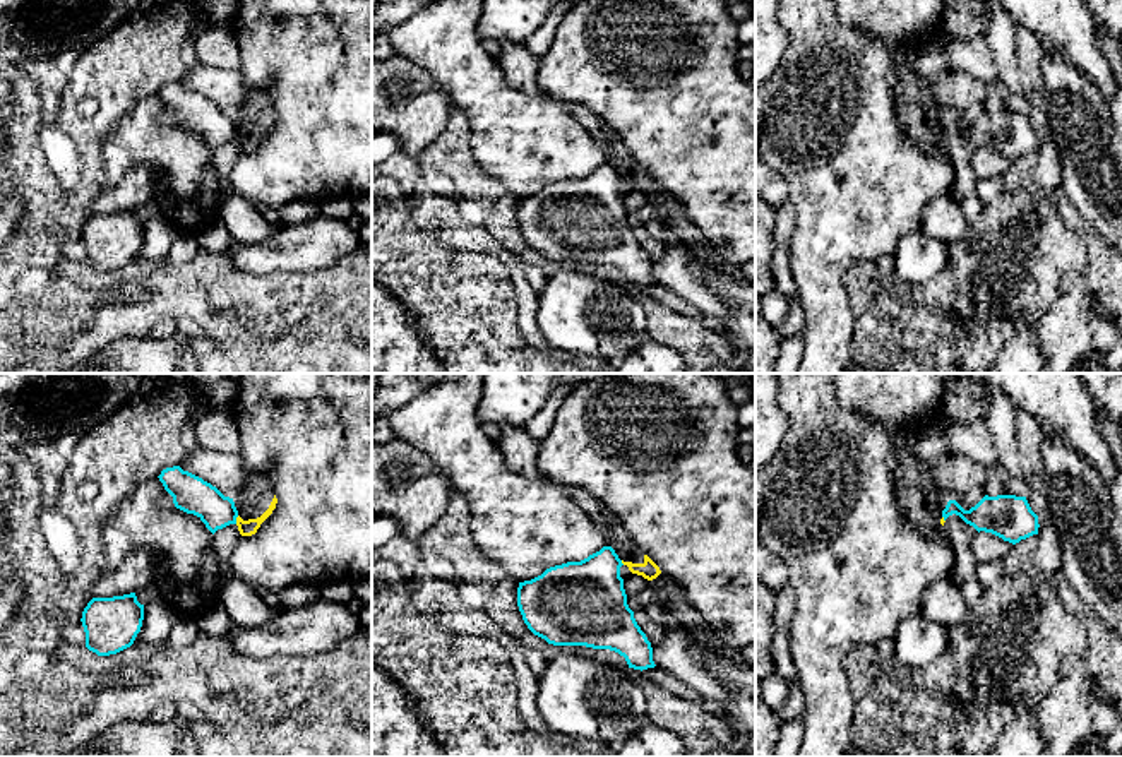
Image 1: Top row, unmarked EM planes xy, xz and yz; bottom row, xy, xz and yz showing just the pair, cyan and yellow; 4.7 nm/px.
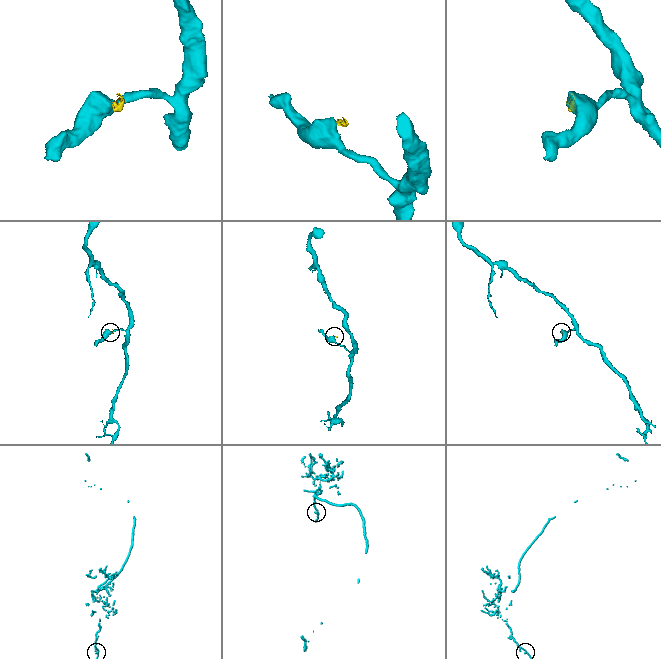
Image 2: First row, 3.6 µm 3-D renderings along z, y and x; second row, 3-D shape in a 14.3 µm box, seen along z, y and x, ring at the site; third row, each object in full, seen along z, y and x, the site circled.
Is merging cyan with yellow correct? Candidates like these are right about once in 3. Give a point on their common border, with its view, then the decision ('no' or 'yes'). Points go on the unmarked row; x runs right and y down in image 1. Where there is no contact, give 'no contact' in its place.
meets cyan in xy at (235, 136); no

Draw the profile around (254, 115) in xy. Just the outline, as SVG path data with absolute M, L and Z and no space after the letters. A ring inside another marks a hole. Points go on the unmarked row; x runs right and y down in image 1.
M250 89L247 101L233 113L238 127L236 142L242 152L252 152L276 125L278 115L269 98Z

